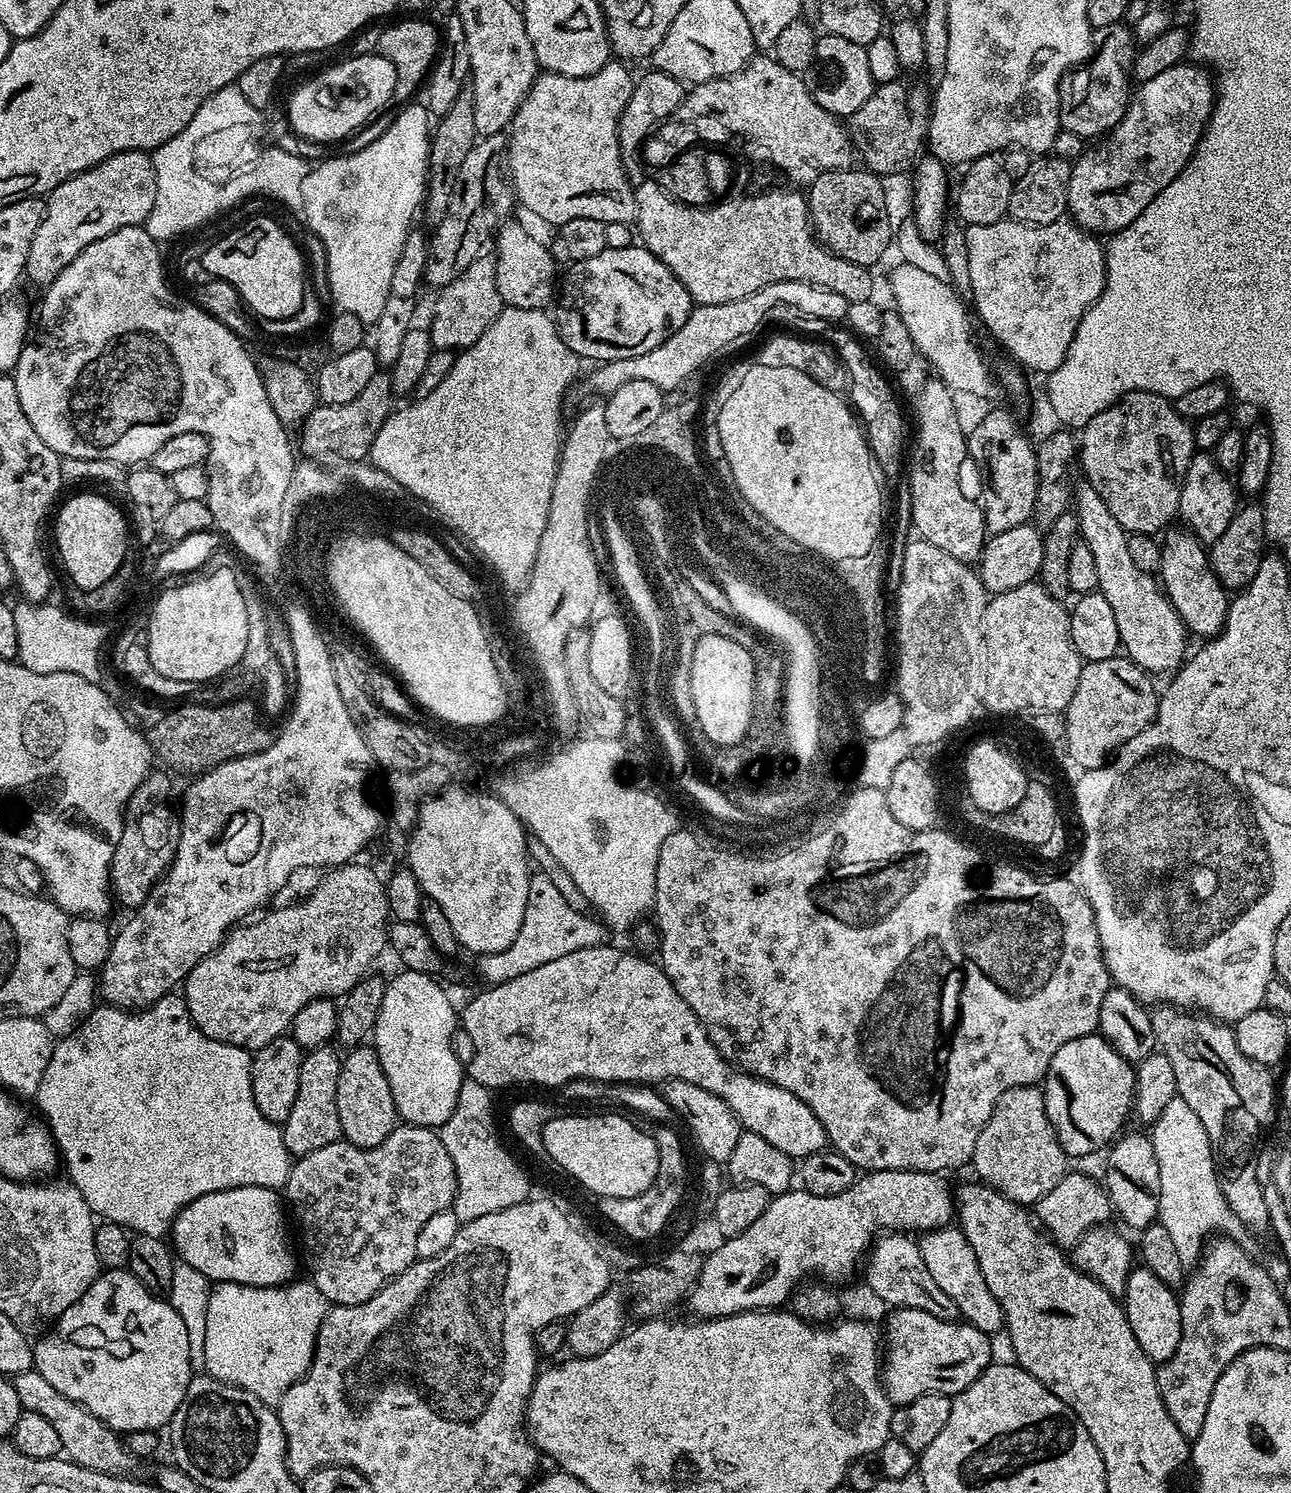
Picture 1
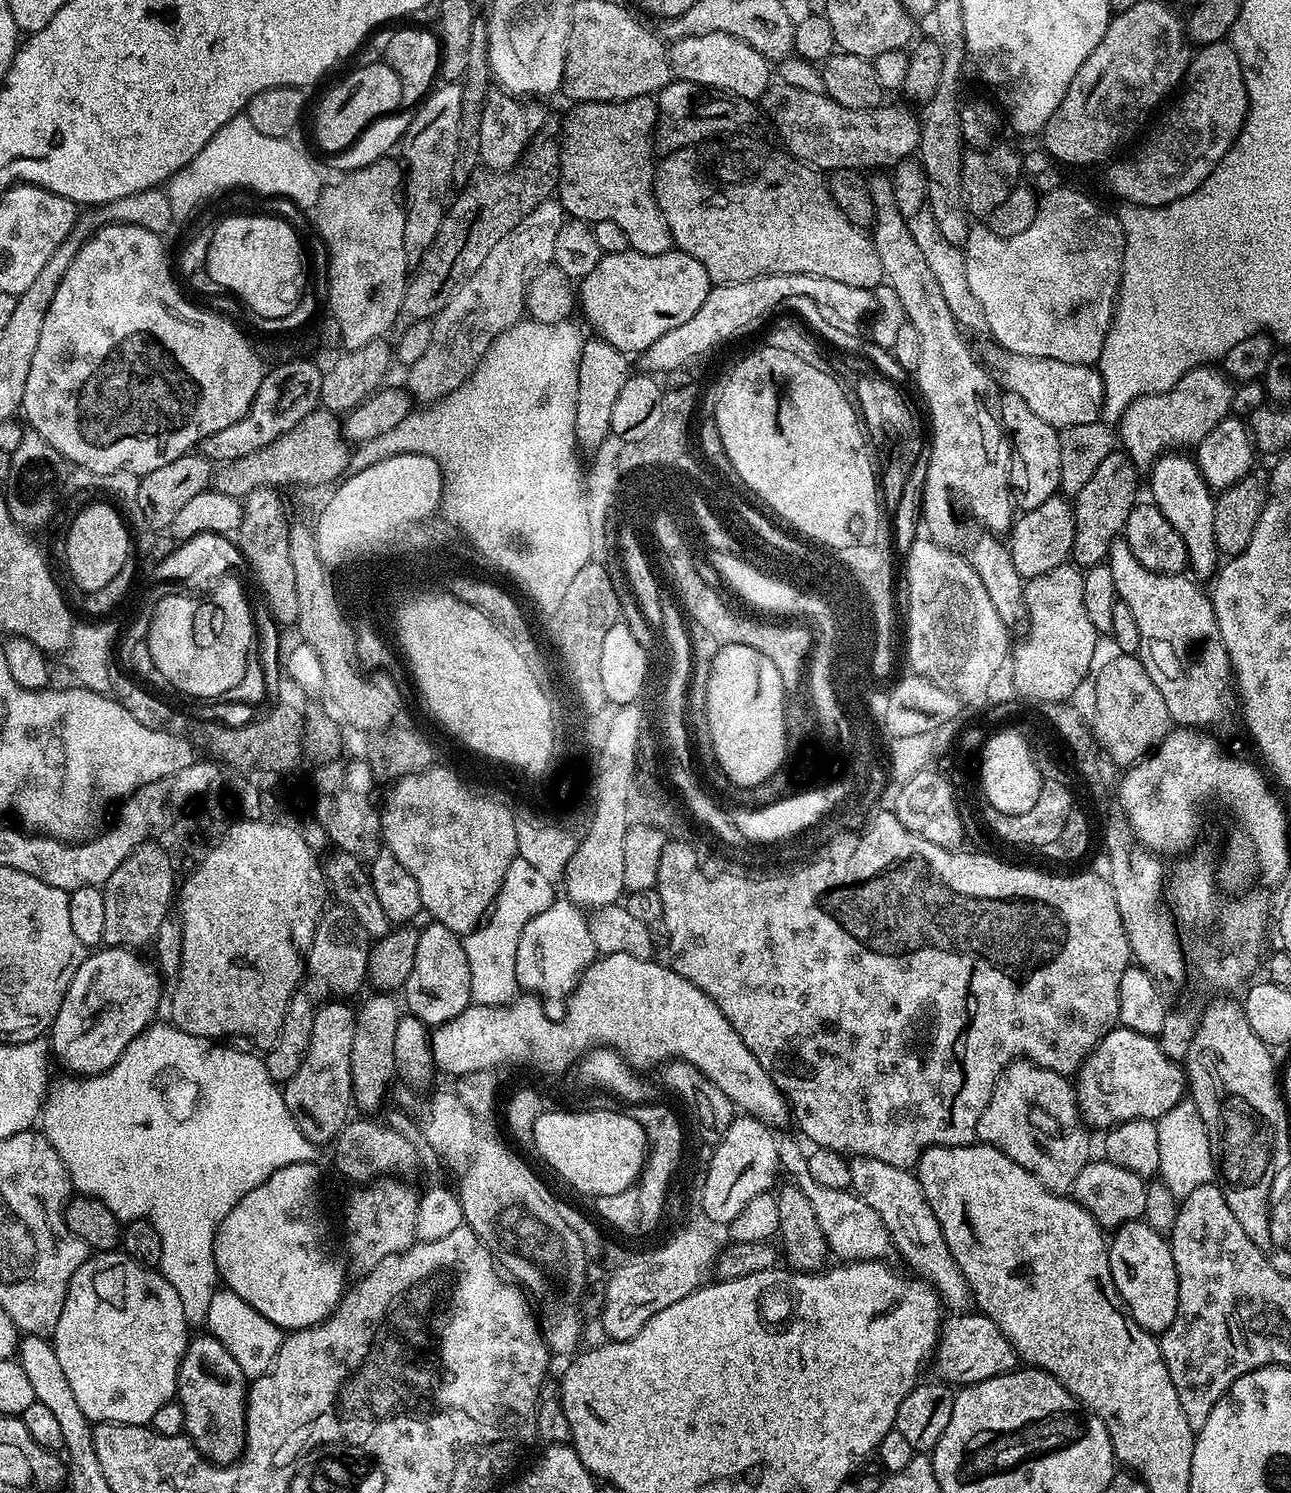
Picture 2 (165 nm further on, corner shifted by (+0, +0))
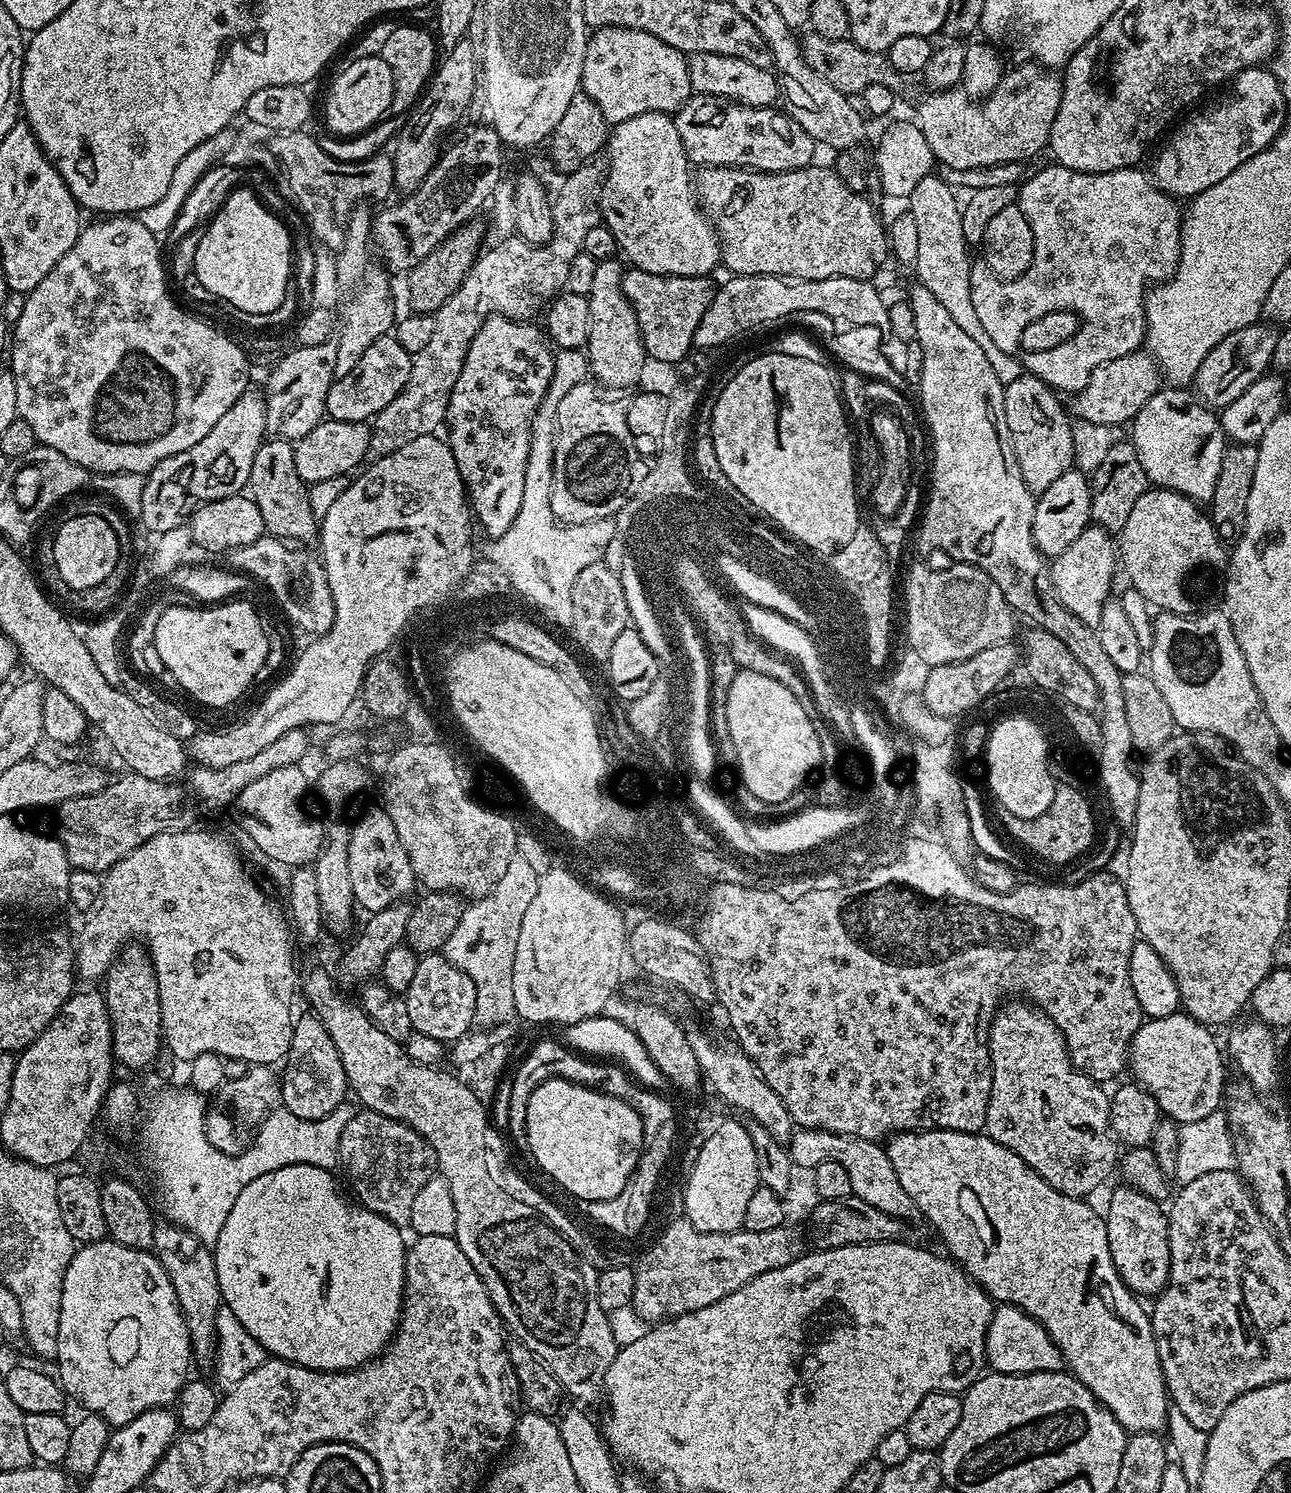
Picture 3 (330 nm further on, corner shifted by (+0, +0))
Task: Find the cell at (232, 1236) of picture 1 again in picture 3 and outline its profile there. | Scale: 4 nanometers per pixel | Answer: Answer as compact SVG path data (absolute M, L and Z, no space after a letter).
M294 1165L282 1166L282 1170L270 1170L270 1174L262 1174L262 1178L254 1178L254 1182L250 1182L250 1186L246 1186L246 1190L242 1190L242 1194L238 1194L238 1198L234 1201L234 1206L230 1209L230 1214L226 1218L226 1226L222 1226L222 1234L218 1234L218 1242L214 1246L214 1255L216 1258L216 1269L218 1270L218 1286L220 1287L220 1299L230 1310L234 1310L234 1318L238 1318L238 1322L242 1322L242 1326L246 1326L246 1330L250 1330L250 1334L254 1334L254 1338L258 1338L258 1342L264 1347L265 1353L271 1354L273 1357L281 1360L288 1360L292 1364L297 1364L303 1368L310 1370L318 1370L319 1372L348 1372L351 1368L356 1368L360 1364L364 1364L367 1360L375 1360L385 1348L388 1347L388 1341L396 1335L396 1328L400 1324L400 1307L404 1304L404 1258L406 1255L406 1239L399 1227L391 1224L386 1218L382 1218L376 1212L365 1208L363 1204L355 1199L346 1197L340 1193L340 1188L336 1185L336 1180L332 1177L333 1173L327 1168L319 1168L314 1165Z

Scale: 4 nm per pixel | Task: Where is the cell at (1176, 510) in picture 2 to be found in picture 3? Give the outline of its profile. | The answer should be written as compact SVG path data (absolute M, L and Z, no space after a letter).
M1164 386L1161 387L1160 391L1153 394L1150 398L1150 402L1146 402L1146 406L1142 406L1142 410L1138 410L1138 414L1130 421L1130 443L1132 443L1134 450L1138 454L1138 462L1142 462L1142 470L1146 470L1146 478L1148 479L1149 485L1157 488L1169 488L1178 494L1189 496L1190 499L1197 502L1211 501L1212 495L1214 494L1214 482L1218 482L1218 470L1222 470L1222 454L1226 447L1226 437L1224 431L1220 428L1220 421L1217 413L1209 408L1207 404L1197 399L1187 387Z

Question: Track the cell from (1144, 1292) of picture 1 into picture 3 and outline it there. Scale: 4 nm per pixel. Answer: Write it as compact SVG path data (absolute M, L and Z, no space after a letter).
M1119 1187L1113 1190L1106 1211L1110 1258L1114 1262L1114 1270L1118 1270L1122 1282L1133 1294L1140 1298L1155 1298L1167 1286L1170 1274L1168 1214L1161 1201L1146 1198L1146 1194L1133 1188Z

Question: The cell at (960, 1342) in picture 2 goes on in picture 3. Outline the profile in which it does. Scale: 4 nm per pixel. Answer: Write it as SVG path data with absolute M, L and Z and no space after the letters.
M997 1303L993 1307L990 1326L986 1330L984 1358L991 1371L1015 1376L1035 1372L1058 1372L1065 1367L1062 1354L1050 1334L1046 1334L1046 1330L1037 1320L1030 1318L1030 1314L1013 1304Z

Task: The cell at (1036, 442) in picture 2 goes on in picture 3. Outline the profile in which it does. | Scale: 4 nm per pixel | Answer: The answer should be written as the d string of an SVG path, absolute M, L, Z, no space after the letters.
M1023 374L1016 381L1004 385L1004 417L1006 430L1014 450L1014 458L1018 462L1018 470L1022 470L1022 482L1034 494L1045 492L1056 479L1062 478L1072 467L1074 458L1074 442L1069 413L1060 405L1061 397L1052 385L1042 382L1037 376Z

